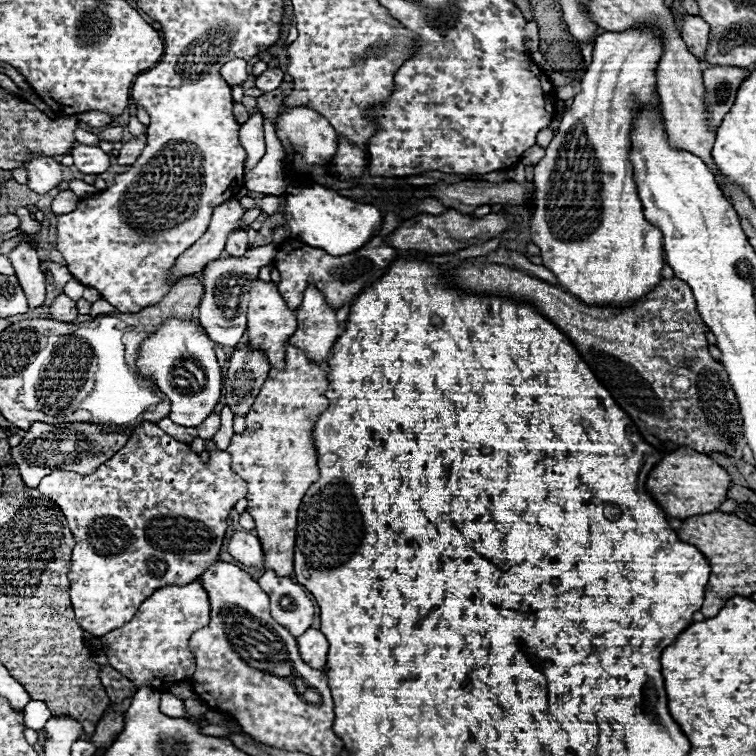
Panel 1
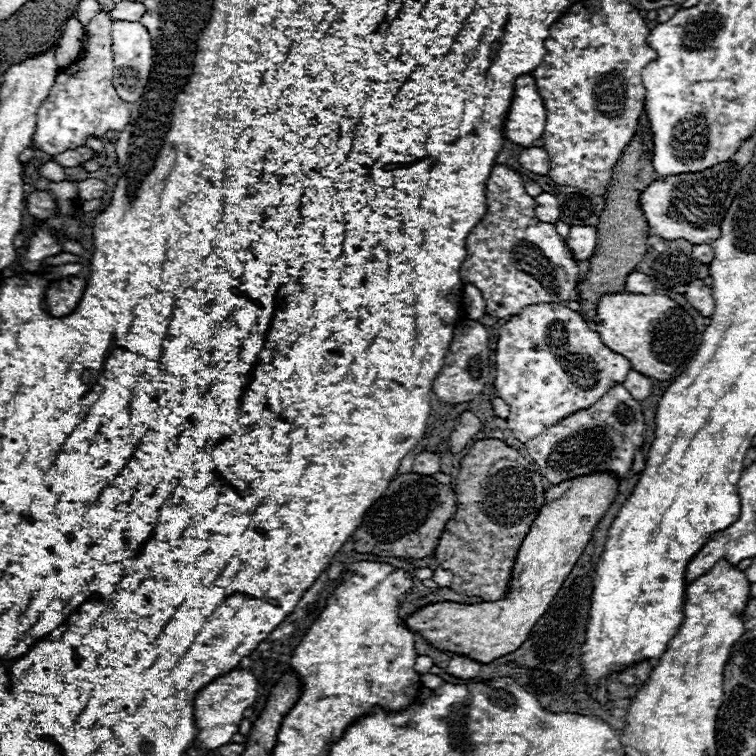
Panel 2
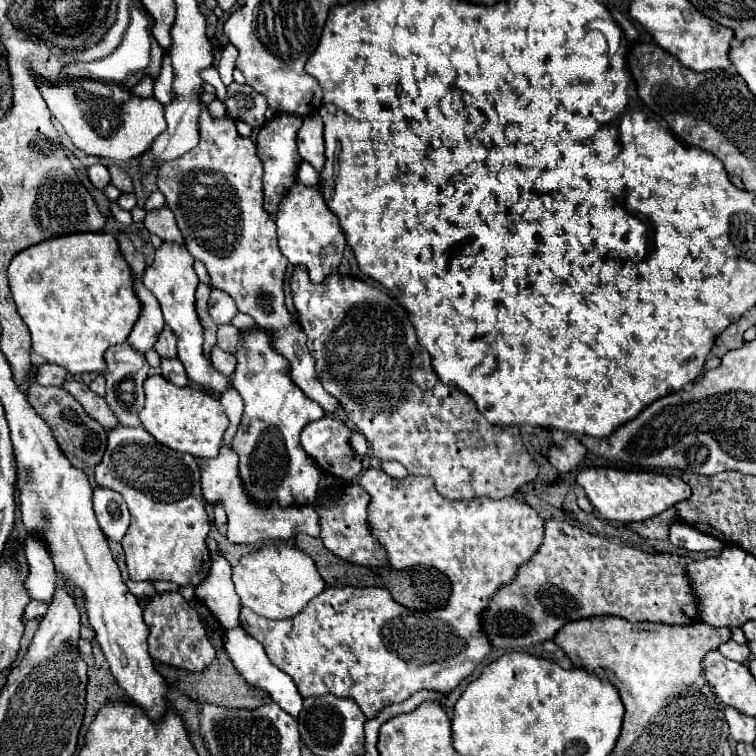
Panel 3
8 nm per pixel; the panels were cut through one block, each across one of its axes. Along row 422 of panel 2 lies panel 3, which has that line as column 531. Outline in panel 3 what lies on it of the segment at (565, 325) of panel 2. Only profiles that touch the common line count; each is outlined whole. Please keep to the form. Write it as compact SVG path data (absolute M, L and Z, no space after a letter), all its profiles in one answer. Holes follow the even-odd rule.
M370 468L362 472L358 484L372 496L370 502L370 528L388 550L392 568L432 566L450 578L452 592L448 603L440 610L410 610L398 604L388 590L382 588L326 588L308 606L284 620L258 618L250 608L242 608L240 624L256 638L270 662L286 672L302 698L334 694L338 698L354 698L368 718L378 716L386 704L400 704L414 692L432 690L450 694L464 678L468 678L478 662L492 650L488 638L480 630L480 612L486 610L488 600L498 586L514 580L516 570L524 564L544 540L544 520L534 508L518 498L476 498L476 500L448 500L440 496L430 478L408 476L404 480L390 478L382 470Z

